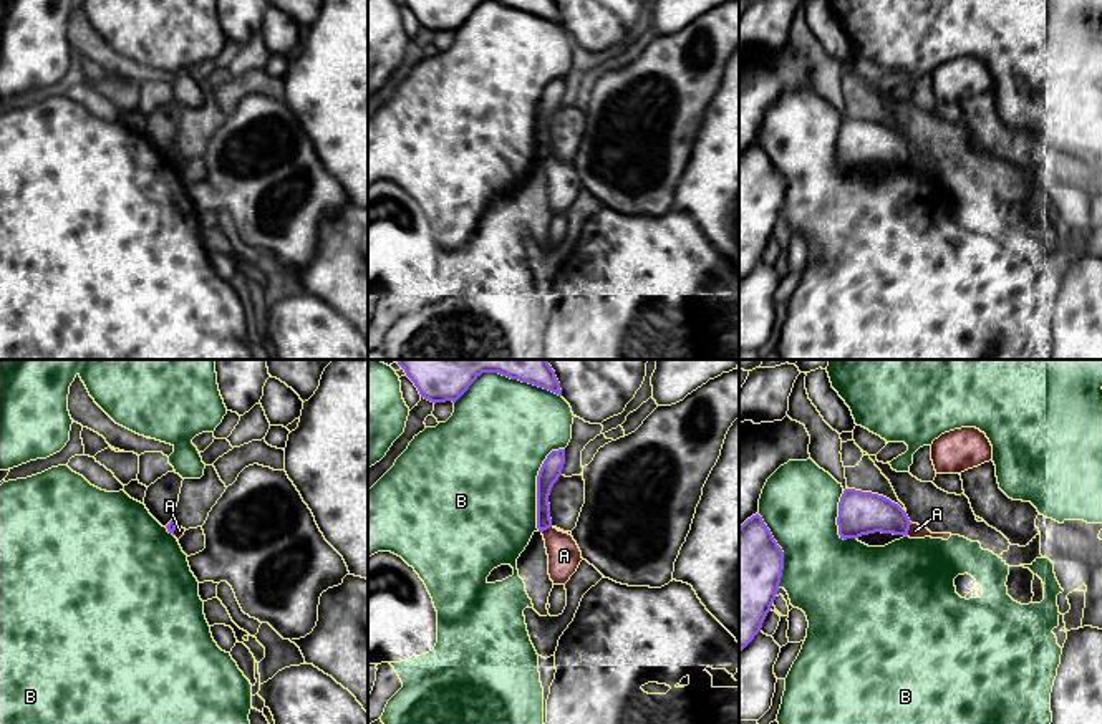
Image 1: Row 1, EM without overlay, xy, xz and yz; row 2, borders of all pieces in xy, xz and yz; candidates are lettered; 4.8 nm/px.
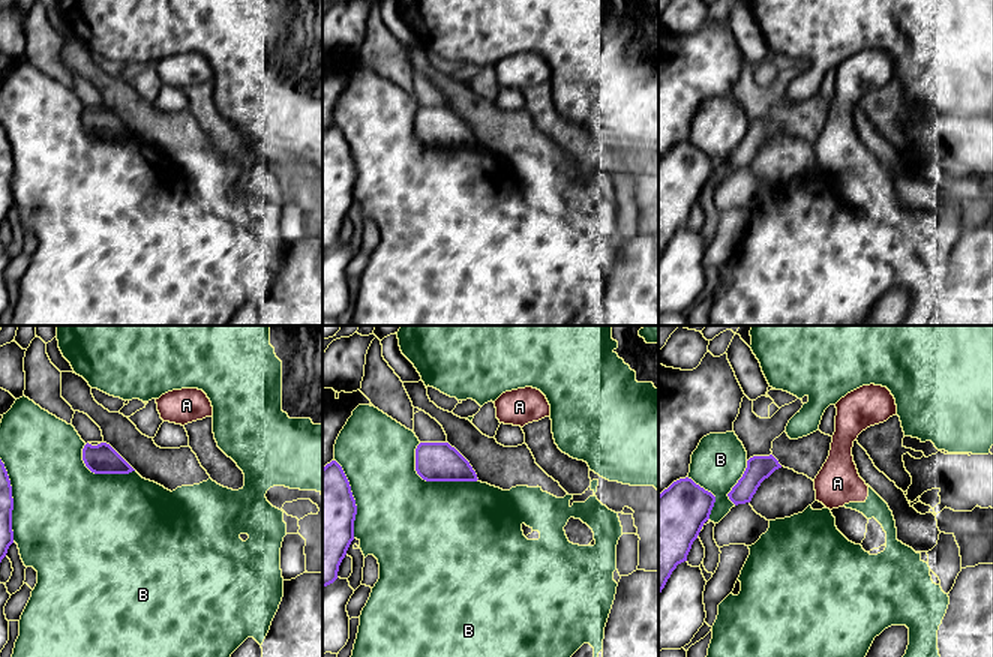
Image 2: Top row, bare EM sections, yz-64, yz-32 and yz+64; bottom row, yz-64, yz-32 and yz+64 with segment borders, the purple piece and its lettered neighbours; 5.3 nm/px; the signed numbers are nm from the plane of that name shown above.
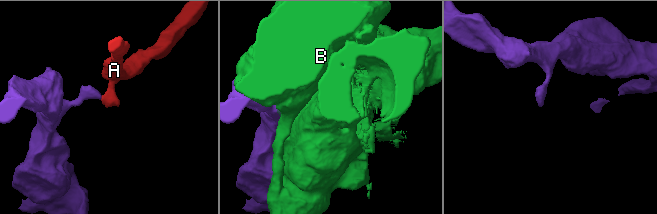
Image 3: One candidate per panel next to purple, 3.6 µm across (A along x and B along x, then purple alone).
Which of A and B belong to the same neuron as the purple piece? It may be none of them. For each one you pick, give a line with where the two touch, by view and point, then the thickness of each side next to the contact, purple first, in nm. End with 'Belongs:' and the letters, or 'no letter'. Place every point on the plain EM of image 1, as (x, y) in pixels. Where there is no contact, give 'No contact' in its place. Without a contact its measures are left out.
Belongs: no letter

